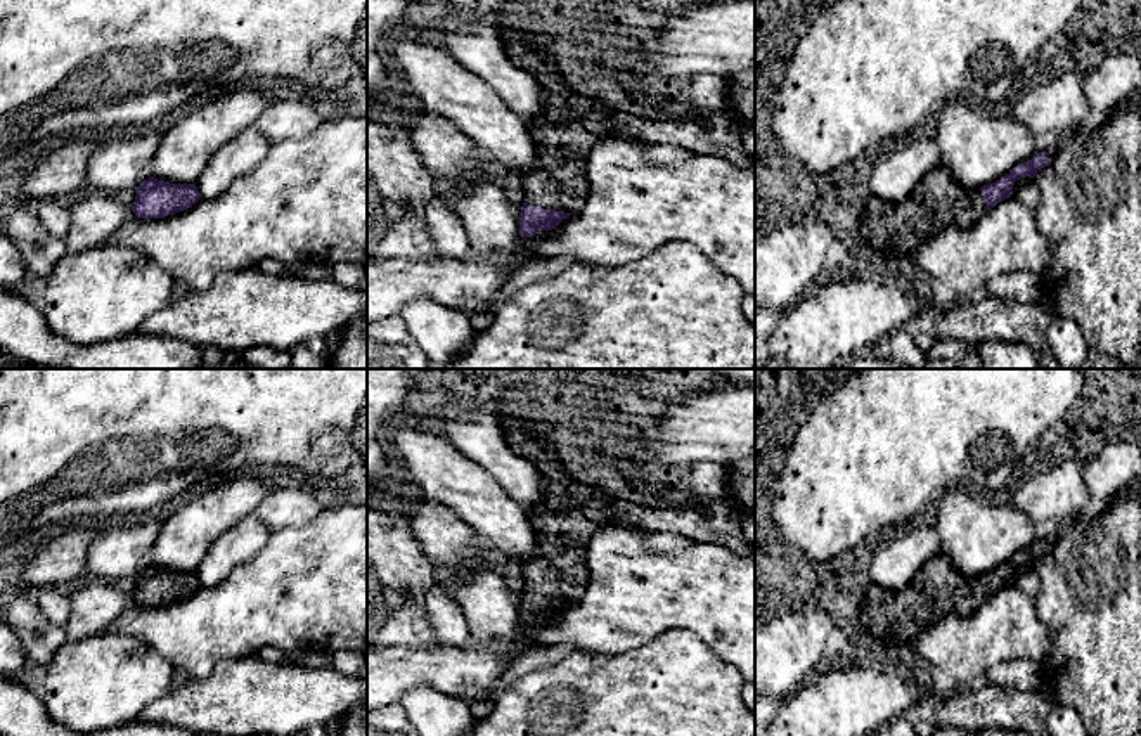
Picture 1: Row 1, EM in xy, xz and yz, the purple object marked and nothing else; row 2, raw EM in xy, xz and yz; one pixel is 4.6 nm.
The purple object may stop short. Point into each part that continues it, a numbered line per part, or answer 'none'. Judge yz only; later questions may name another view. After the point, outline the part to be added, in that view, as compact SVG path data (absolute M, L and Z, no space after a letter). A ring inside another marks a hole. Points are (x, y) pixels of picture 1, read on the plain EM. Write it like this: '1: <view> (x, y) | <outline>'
1: yz (896, 619) | M937 554L899 591L876 584L864 592L859 622L883 648L907 651L944 613L968 617L987 599L980 577L957 571Z

